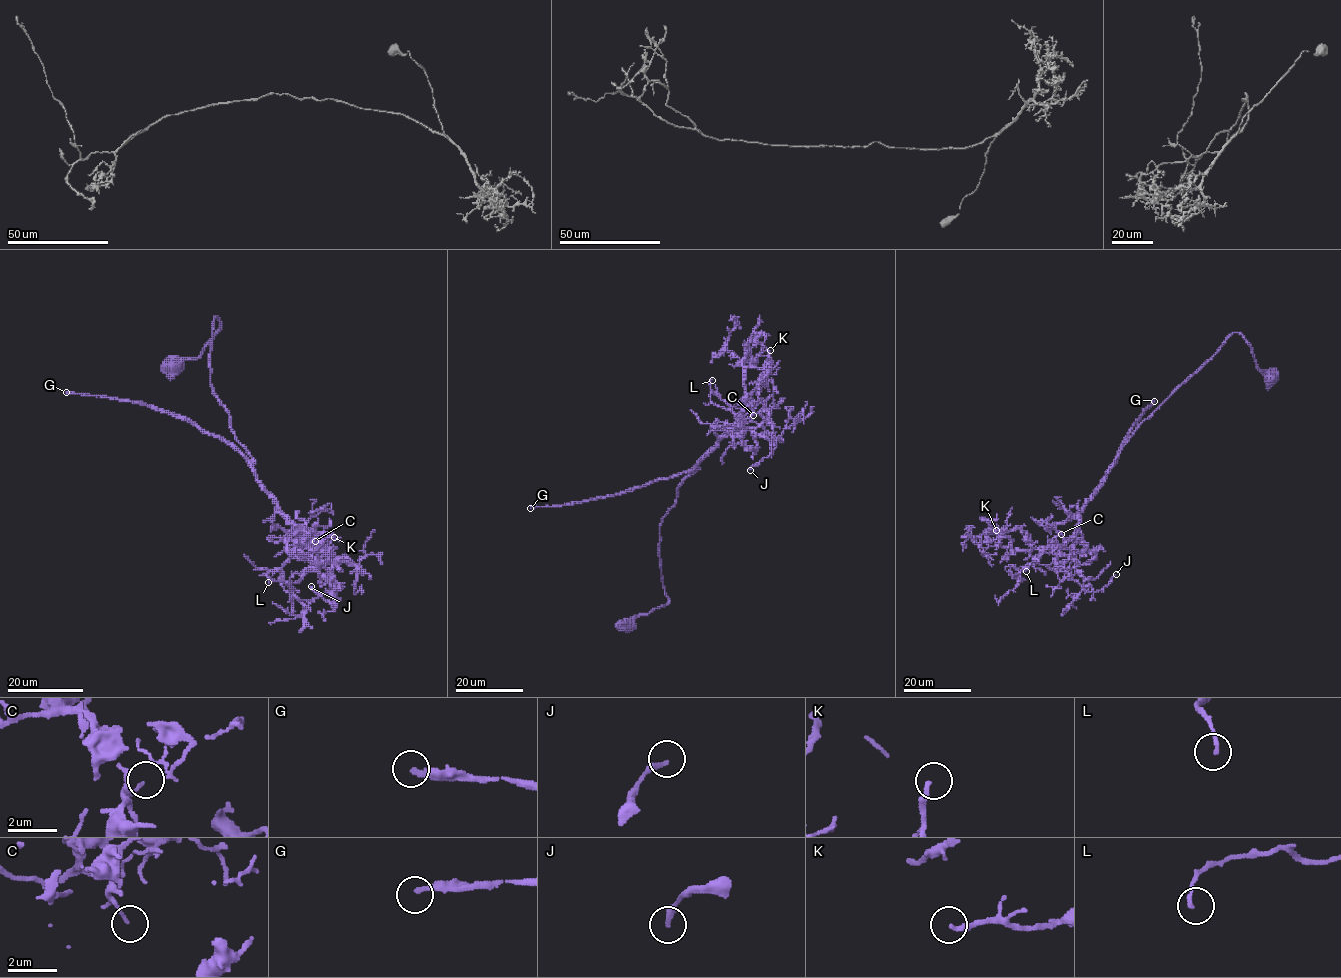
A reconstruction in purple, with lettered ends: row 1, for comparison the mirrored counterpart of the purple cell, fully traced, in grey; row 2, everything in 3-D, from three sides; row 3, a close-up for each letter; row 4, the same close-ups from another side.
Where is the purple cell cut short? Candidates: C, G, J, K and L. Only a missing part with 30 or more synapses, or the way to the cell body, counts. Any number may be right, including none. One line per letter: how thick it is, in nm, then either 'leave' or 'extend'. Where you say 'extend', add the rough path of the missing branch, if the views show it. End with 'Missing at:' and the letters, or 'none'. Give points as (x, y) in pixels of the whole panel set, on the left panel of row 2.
C: calibre 100 nm; leave
G: calibre 200 nm; extend
J: calibre 240 nm; leave
K: calibre 220 nm; leave
L: calibre 160 nm; leave
Missing at: G

